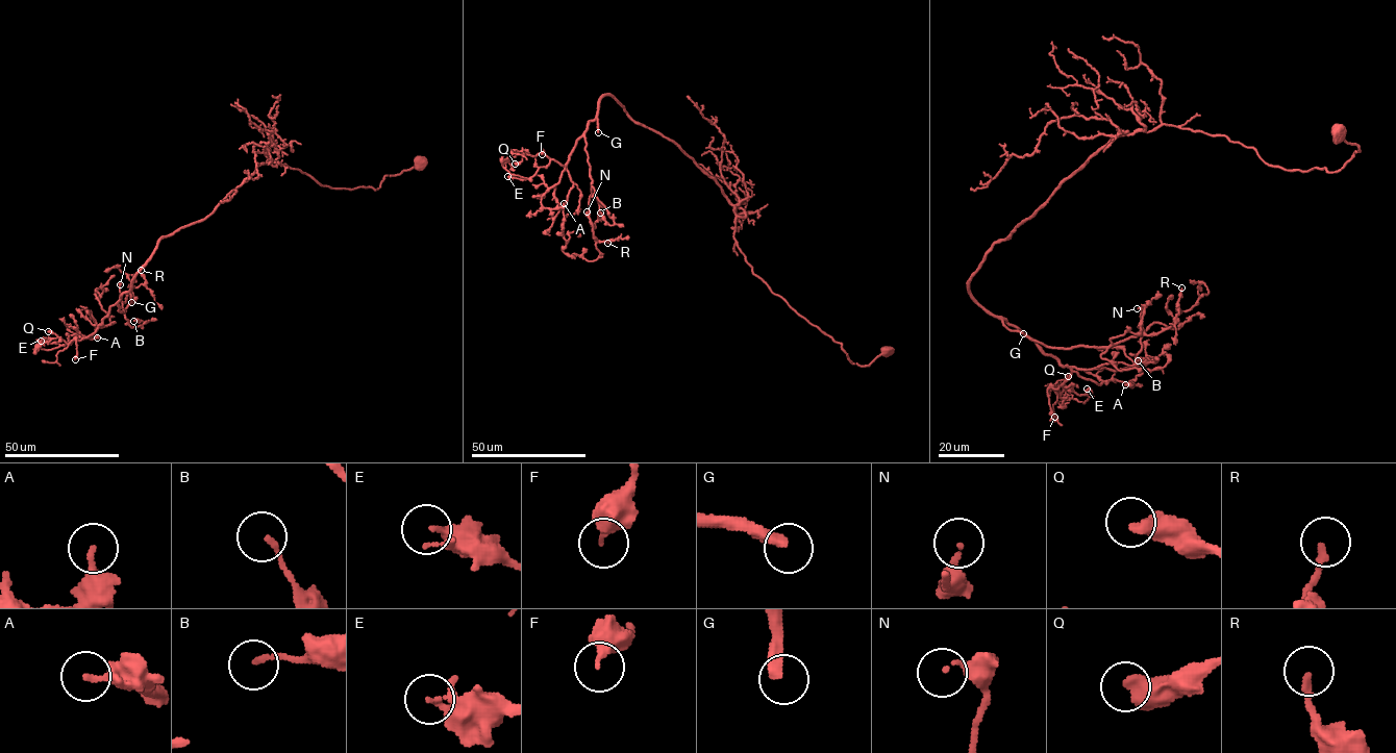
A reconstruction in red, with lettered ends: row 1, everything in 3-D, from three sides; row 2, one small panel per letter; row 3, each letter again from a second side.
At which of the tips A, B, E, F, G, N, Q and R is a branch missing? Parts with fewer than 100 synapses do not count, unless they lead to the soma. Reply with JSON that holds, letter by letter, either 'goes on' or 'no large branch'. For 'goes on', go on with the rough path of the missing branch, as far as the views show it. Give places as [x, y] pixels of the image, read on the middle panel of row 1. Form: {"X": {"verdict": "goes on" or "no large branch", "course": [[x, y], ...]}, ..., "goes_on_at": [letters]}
{"A": {"verdict": "no large branch"}, "B": {"verdict": "no large branch"}, "E": {"verdict": "no large branch"}, "F": {"verdict": "no large branch"}, "G": {"verdict": "goes on", "course": [[598, 132], [607, 168], [618, 172], [626, 184], [632, 212], [625, 216], [618, 200], [605, 198]]}, "N": {"verdict": "no large branch"}, "Q": {"verdict": "no large branch"}, "R": {"verdict": "no large branch"}, "goes_on_at": ["G"]}

